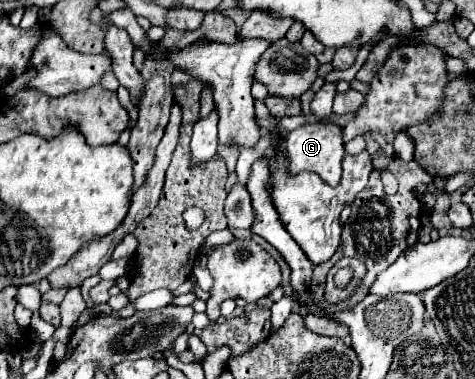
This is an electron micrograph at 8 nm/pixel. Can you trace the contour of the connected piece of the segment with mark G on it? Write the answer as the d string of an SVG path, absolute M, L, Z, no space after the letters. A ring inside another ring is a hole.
M307 123L303 127L297 127L289 131L285 139L285 149L289 155L289 171L313 171L317 173L325 183L335 187L341 179L341 163L345 155L345 143L343 143L343 129L335 123Z

